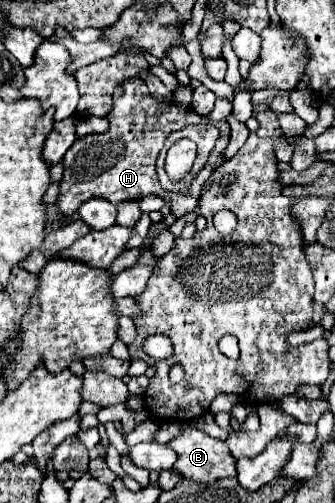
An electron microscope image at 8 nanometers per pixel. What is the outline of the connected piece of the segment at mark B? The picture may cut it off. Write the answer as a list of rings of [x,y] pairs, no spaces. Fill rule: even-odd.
[[[186,422],[186,424],[182,426],[180,436],[174,438],[174,440],[170,440],[168,446],[174,448],[174,452],[178,452],[178,460],[176,460],[176,464],[174,464],[174,470],[176,470],[184,480],[210,484],[210,482],[216,482],[216,480],[220,480],[220,478],[236,478],[236,460],[230,456],[226,442],[210,438],[210,436],[204,434],[202,430],[196,430],[190,422]]]

